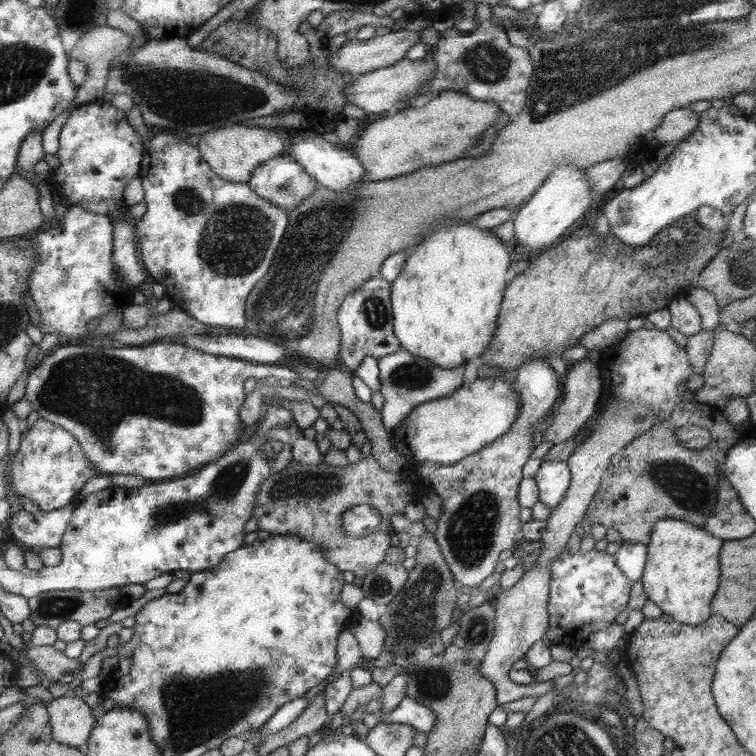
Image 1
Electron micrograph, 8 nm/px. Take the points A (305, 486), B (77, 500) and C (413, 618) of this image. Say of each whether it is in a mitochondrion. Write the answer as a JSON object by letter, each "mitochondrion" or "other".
{"A":"mitochondrion","B":"other","C":"mitochondrion"}

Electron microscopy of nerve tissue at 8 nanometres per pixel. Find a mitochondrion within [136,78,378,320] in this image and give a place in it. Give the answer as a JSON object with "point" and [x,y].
{"point":[236,239]}

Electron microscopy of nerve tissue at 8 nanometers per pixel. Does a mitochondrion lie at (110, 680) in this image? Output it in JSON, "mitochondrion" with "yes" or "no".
{"mitochondrion":"no"}

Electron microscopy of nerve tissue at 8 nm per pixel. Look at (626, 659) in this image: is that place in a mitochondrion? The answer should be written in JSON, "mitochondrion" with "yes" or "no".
{"mitochondrion":"no"}

